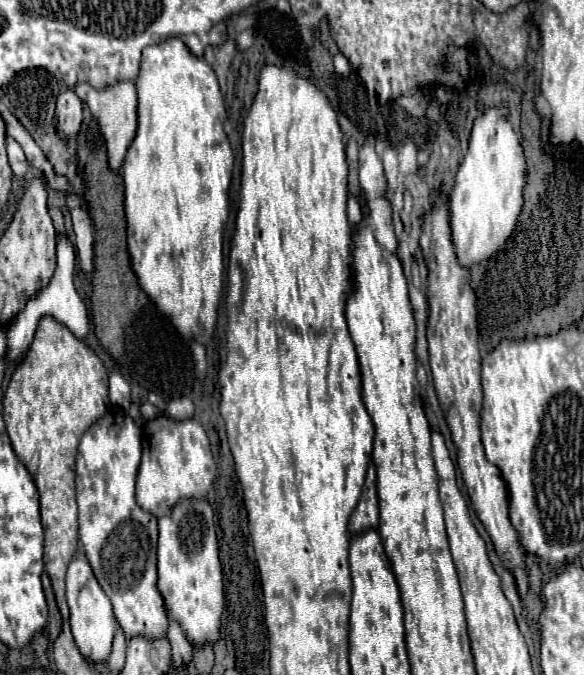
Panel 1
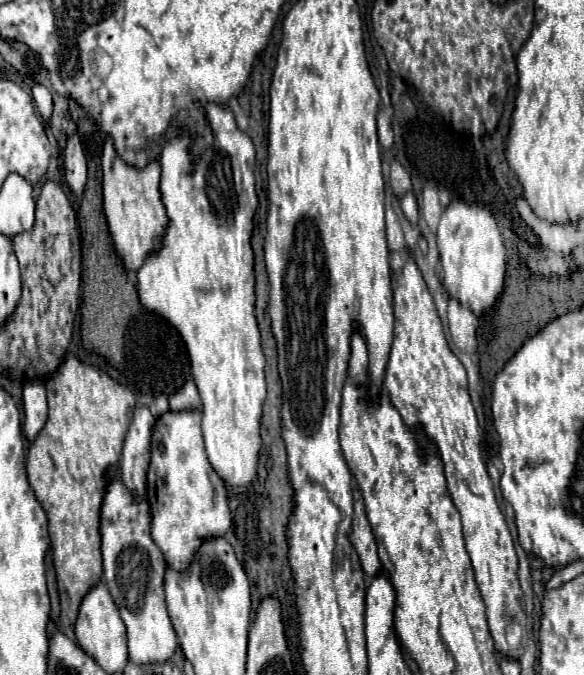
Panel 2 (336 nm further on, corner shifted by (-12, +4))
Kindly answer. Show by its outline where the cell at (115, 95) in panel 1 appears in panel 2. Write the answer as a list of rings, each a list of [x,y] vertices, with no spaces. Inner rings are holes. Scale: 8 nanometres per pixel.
[[[108,135],[102,151],[102,191],[104,191],[104,213],[108,219],[110,235],[116,245],[118,255],[124,259],[126,269],[138,271],[144,263],[144,255],[160,247],[160,235],[164,235],[164,223],[168,221],[164,215],[164,205],[160,203],[160,163],[150,161],[144,167],[128,165],[118,157],[114,149],[114,141]]]

